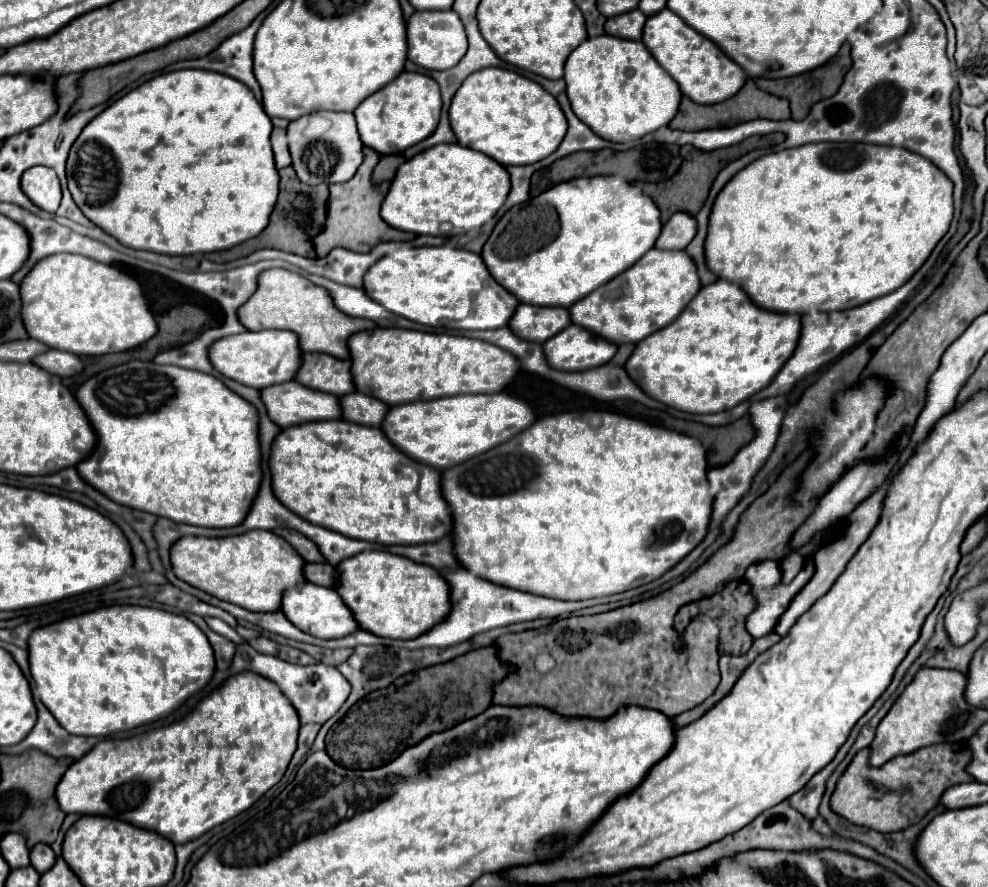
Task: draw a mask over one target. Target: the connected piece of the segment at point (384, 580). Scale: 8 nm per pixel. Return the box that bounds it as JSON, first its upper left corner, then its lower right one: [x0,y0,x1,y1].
[336,551,450,639]

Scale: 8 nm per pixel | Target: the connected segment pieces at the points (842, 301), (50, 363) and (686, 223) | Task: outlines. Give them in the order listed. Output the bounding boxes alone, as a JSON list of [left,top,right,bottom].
[[704,143,954,315],[34,349,84,377],[656,213,698,249]]

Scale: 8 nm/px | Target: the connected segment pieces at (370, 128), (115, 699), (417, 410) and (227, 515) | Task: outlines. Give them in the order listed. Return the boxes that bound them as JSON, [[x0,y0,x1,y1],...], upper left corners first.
[[354,71,440,155],[28,605,216,737],[382,393,538,469],[76,361,262,527]]

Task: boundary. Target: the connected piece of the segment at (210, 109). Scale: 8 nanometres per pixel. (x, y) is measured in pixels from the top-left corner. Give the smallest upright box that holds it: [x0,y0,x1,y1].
[66,69,280,255]

